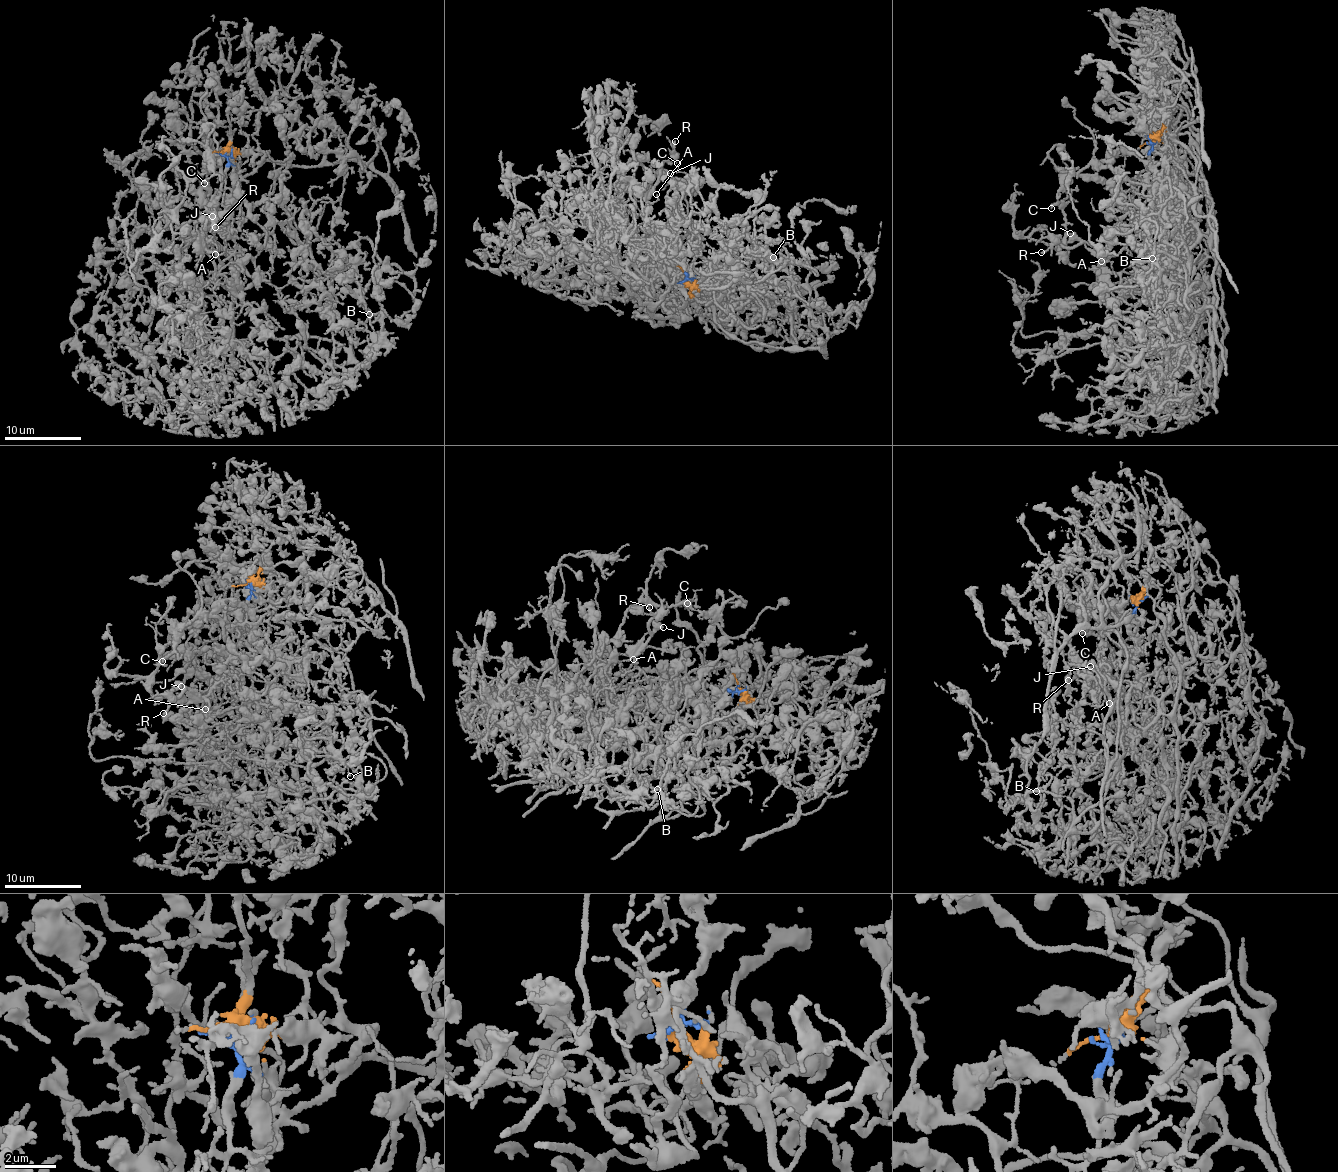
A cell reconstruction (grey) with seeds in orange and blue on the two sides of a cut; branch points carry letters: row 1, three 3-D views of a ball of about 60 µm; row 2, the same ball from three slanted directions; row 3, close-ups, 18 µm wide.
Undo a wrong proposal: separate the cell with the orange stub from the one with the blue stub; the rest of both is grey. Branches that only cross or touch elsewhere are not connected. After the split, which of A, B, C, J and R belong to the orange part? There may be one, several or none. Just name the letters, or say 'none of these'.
B

